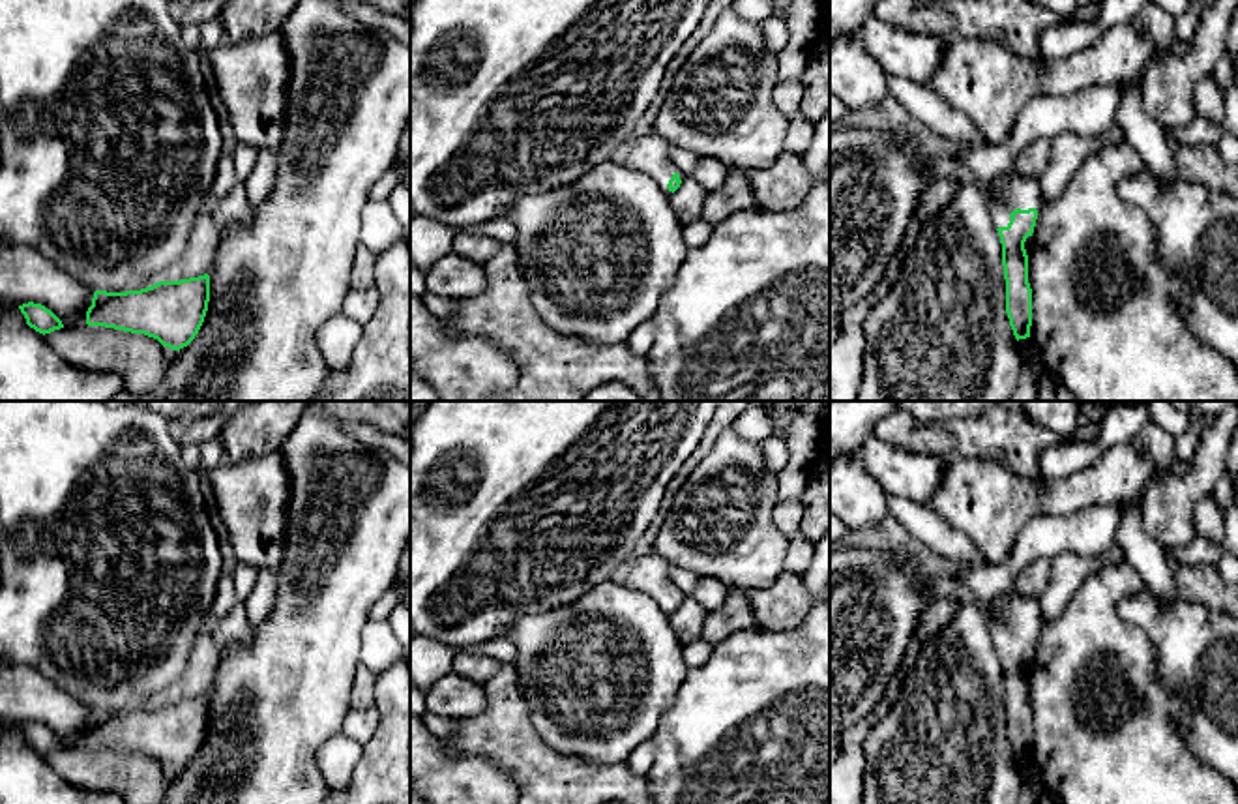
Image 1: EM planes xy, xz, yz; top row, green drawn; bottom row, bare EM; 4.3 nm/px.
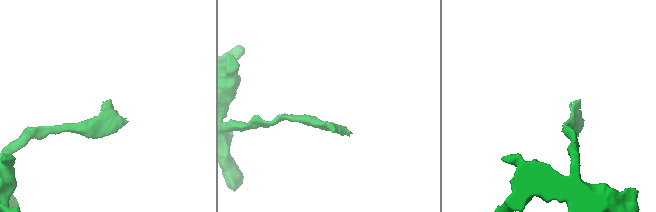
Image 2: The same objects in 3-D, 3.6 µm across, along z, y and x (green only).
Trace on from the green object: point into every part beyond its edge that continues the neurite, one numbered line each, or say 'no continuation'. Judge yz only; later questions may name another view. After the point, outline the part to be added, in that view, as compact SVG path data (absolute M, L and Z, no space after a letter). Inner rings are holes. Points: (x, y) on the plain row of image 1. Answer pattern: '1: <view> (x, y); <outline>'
1: yz (1021, 611); M1019 592L1010 594L1010 602L1002 613L985 609L985 620L995 647L1008 647L1010 633L1017 628L1028 630L1036 628L1039 635L1041 628L1041 609L1039 598L1021 596Z

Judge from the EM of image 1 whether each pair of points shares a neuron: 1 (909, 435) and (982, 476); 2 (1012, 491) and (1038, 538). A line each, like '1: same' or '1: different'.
1: different
2: different

